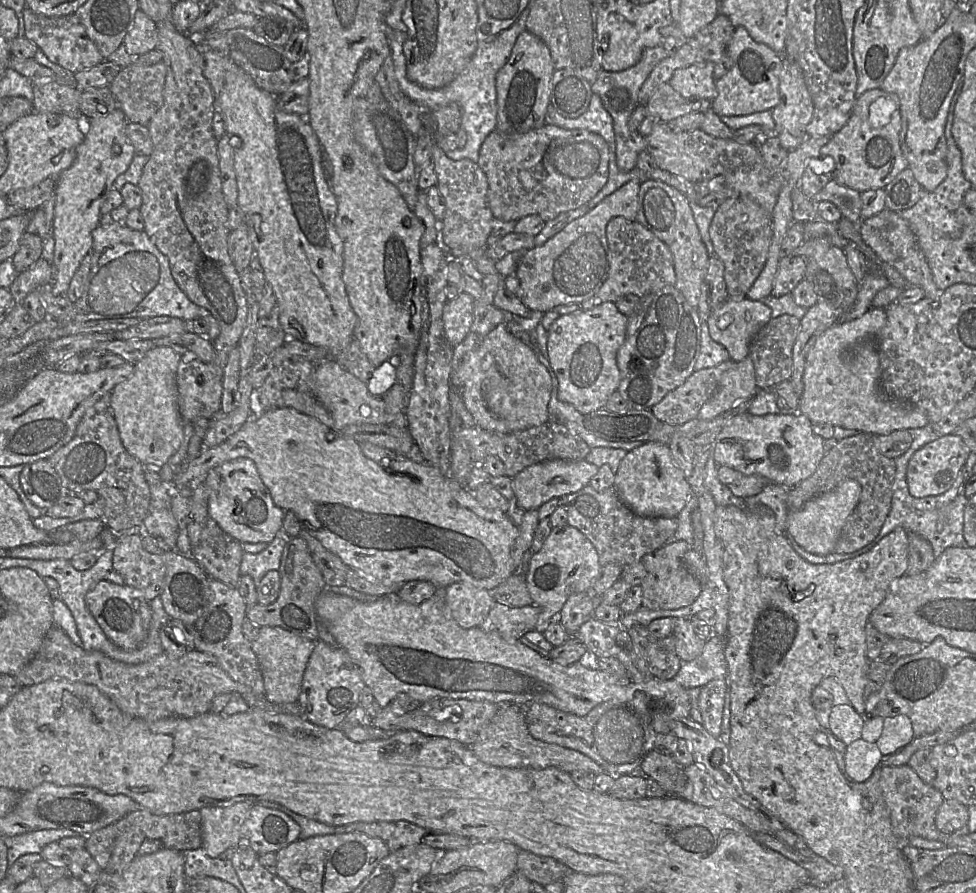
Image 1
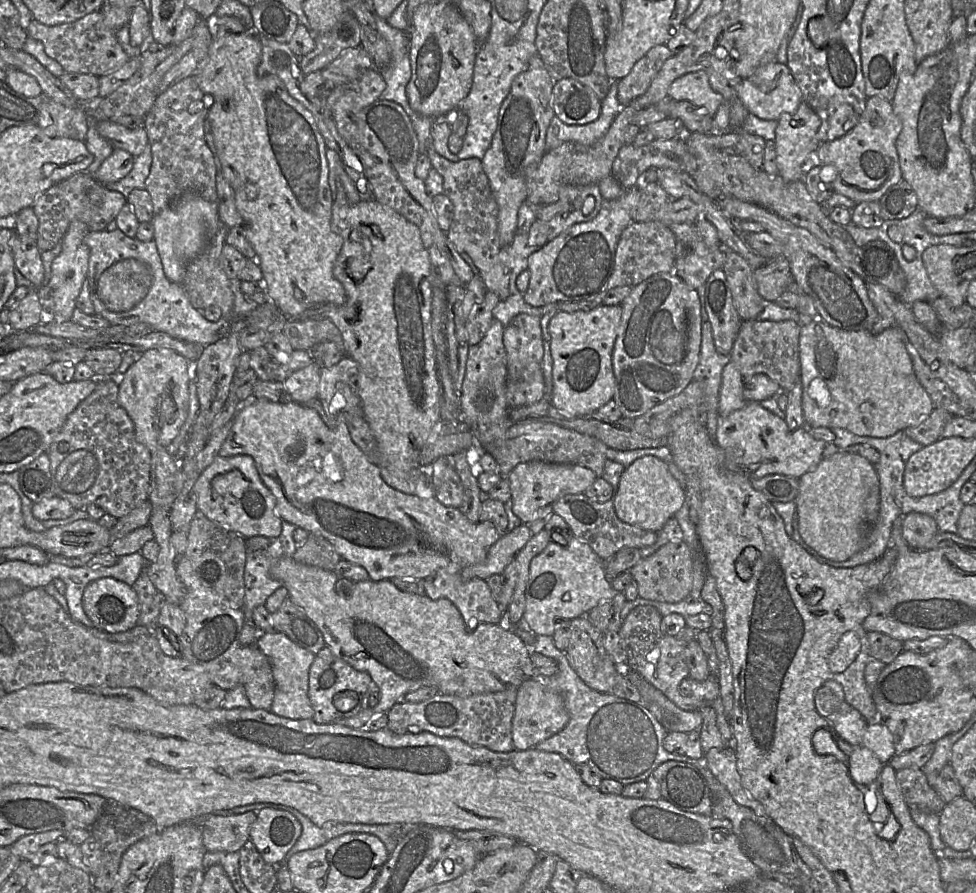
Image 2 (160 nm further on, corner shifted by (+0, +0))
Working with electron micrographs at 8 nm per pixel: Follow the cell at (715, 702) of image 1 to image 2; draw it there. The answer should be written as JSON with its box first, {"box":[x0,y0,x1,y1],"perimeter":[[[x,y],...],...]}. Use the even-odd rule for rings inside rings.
{"box":[619,605,725,754],"perimeter":[[[639,605],[622,621],[619,633],[627,651],[628,667],[639,673],[680,709],[698,711],[701,714],[703,722],[700,728],[700,739],[704,754],[713,748],[722,748],[725,745],[717,726],[716,712],[713,706],[703,704],[692,696],[683,696],[679,692],[681,681],[689,677],[686,660],[686,644],[688,642],[680,642],[674,636],[665,634],[661,629],[662,617],[655,607]]]}

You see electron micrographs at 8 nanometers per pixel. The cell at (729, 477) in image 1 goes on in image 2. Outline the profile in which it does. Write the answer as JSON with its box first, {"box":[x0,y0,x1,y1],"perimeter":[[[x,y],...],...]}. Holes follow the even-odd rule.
{"box":[750,474,799,502],"perimeter":[[[782,474],[750,478],[750,483],[753,488],[761,491],[771,502],[794,501],[799,489],[798,478]]]}

